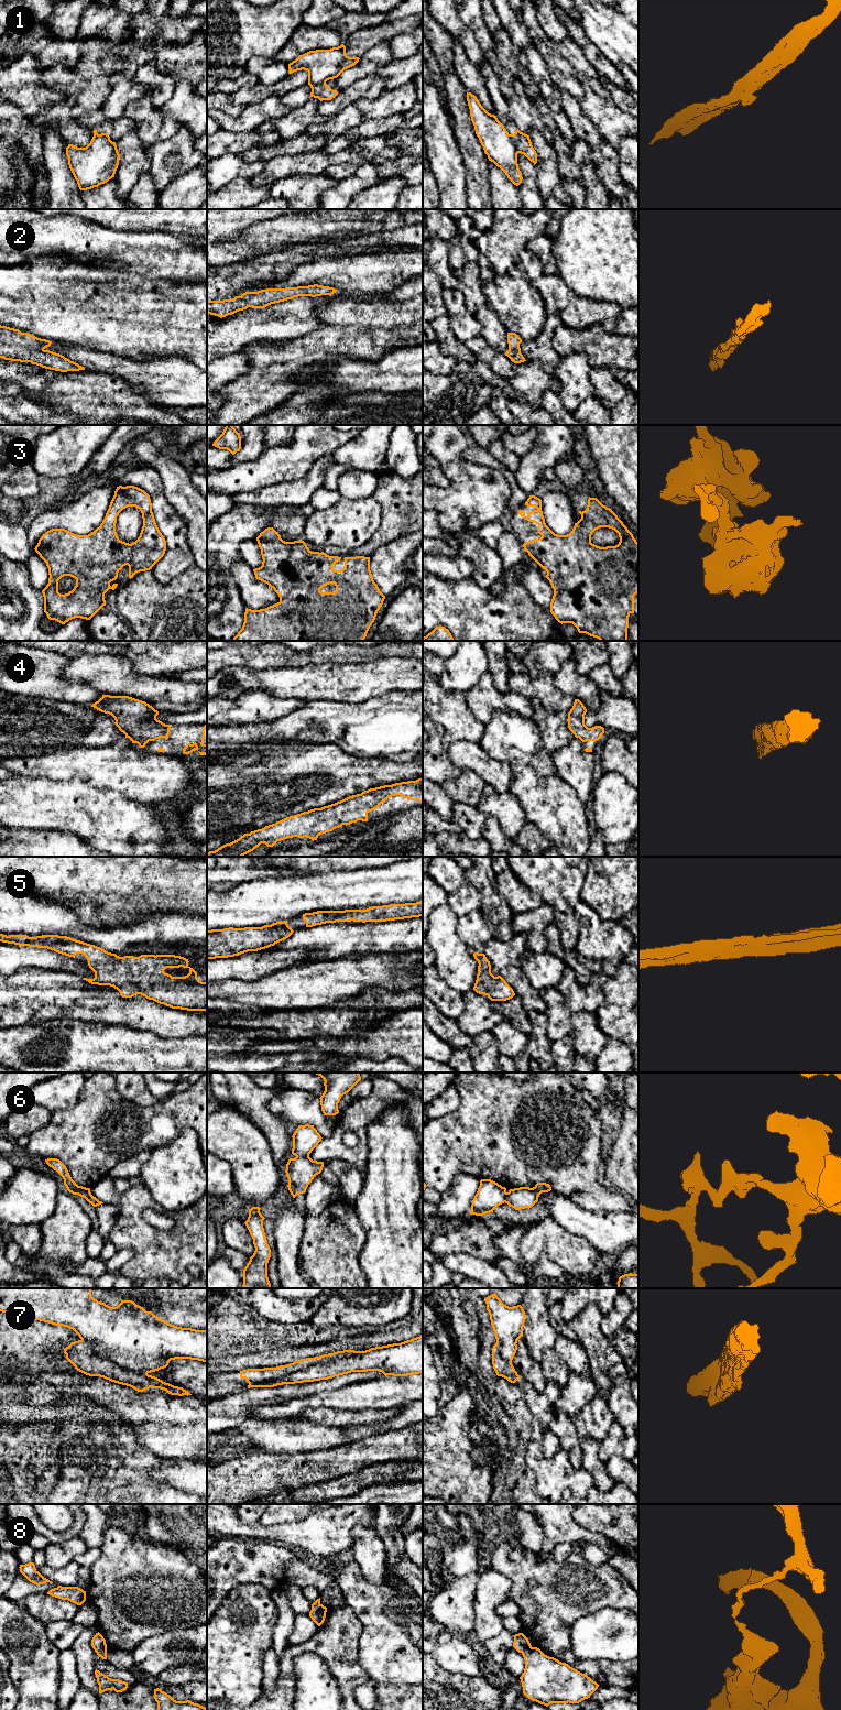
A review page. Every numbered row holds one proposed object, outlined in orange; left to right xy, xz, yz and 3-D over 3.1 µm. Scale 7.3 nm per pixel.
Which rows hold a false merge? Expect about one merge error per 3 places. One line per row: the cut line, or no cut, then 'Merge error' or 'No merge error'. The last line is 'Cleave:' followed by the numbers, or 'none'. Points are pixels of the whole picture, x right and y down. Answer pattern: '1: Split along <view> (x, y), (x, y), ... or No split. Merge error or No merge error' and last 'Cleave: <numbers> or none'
1: Split along yz (509, 134), (519, 152). Merge error
2: No split. No merge error
3: No split. No merge error
4: No split. No merge error
5: No split. No merge error
6: Split along xz (308, 1155), (296, 1157). Merge error
7: Split along xz (363, 1351), (312, 1364), (275, 1381), (249, 1384). Merge error
8: Split along yz (531, 1646), (522, 1653). Merge error
Cleave: 1, 6, 7, 8

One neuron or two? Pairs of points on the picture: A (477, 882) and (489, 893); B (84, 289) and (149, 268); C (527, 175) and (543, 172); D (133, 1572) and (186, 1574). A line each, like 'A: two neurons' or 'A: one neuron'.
A: one neuron
B: two neurons
C: two neurons
D: one neuron

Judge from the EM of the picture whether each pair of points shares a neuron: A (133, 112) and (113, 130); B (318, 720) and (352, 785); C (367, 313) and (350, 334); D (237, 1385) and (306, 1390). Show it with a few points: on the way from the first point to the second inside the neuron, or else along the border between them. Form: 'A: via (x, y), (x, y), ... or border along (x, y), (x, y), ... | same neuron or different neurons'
A: border along (122, 116), (130, 119), (134, 127) | different neurons
B: border along (304, 743), (334, 743), (353, 755) | different neurons
C: border along (330, 326), (383, 326) | different neurons
D: border along (247, 1387), (222, 1397) | different neurons

